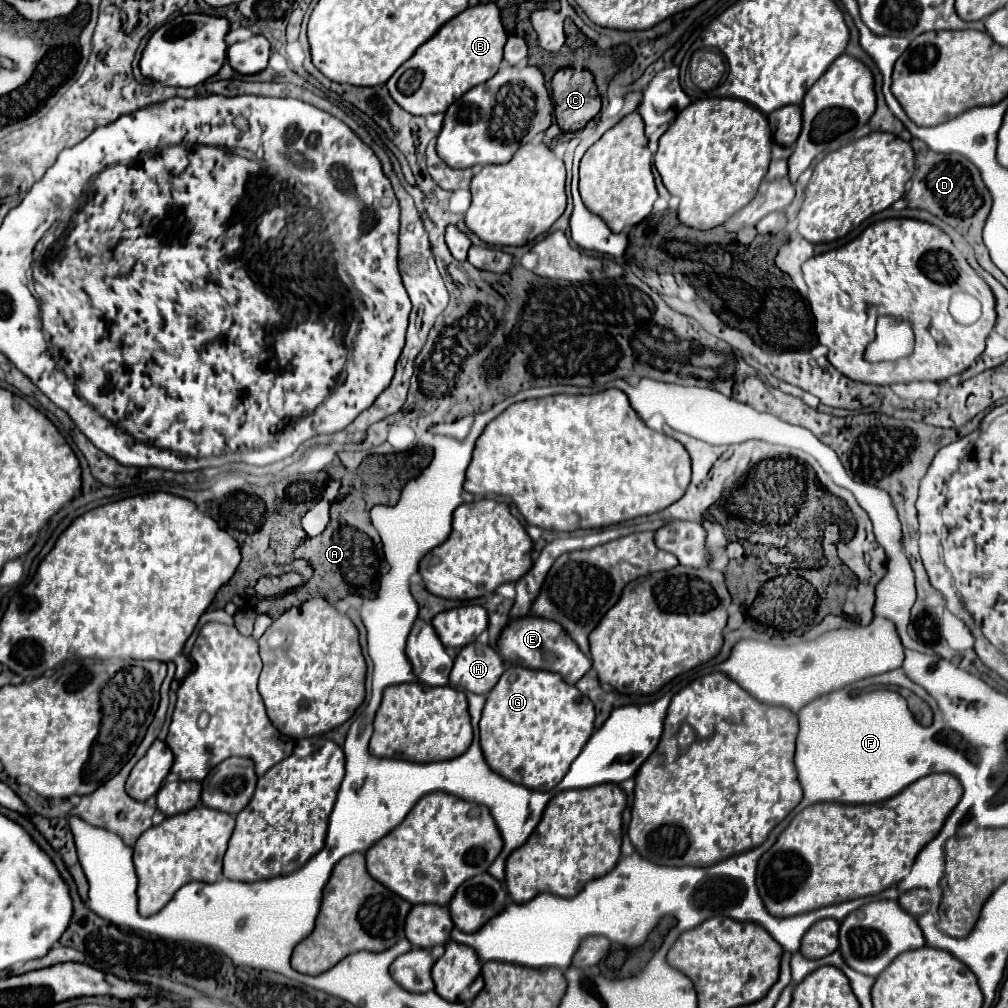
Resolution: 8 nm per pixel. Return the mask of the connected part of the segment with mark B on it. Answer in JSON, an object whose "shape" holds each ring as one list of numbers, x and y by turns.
{"shape":[[495,3,467,7,461,15,453,17,445,23,429,41,425,41,405,65,413,65,423,71,423,83,413,95,403,95,397,91,397,79,387,81,387,89,393,101,403,107,411,115,429,115,429,113,445,113,447,107,467,93,471,87,491,79,501,63,503,45,507,41,507,33,501,25,499,9]]}

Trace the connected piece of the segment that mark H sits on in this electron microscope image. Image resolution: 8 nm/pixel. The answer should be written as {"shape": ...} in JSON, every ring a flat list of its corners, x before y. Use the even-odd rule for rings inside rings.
{"shape":[[475,641,459,651,449,675,449,685,477,695,487,695,503,671,505,665,499,653,491,645,481,645]]}

